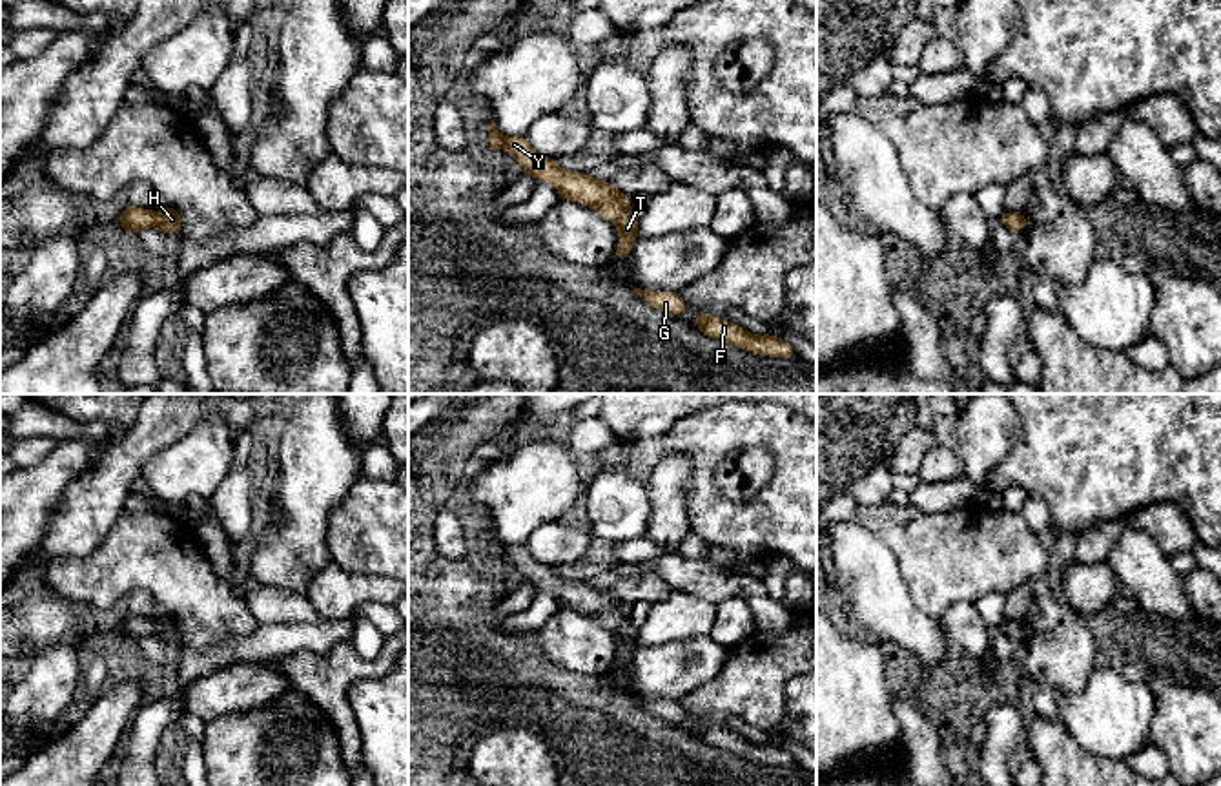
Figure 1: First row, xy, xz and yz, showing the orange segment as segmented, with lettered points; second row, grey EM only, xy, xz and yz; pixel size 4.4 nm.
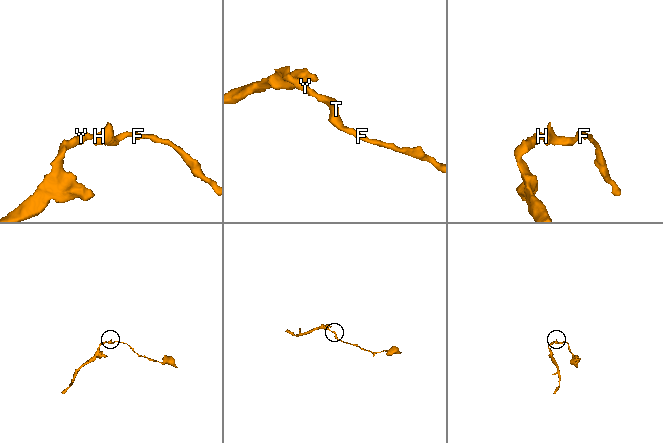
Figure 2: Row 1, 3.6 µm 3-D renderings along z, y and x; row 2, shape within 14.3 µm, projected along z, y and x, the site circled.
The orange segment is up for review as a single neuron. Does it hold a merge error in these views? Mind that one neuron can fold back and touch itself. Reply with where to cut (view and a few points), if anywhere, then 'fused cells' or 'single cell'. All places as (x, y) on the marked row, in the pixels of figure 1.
no cut; single cell

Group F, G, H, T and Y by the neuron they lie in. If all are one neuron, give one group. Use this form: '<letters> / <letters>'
F G H T Y

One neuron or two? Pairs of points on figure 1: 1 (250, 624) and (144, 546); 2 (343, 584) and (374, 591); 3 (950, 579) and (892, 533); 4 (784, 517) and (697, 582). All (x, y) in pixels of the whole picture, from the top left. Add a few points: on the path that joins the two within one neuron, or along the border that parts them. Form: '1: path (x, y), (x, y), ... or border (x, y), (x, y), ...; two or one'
1: path (225, 613), (214, 611), (170, 568); one
2: path (350, 589), (367, 589); one
3: path (935, 564), (906, 535); one
4: border (720, 566), (731, 573), (744, 575); two

